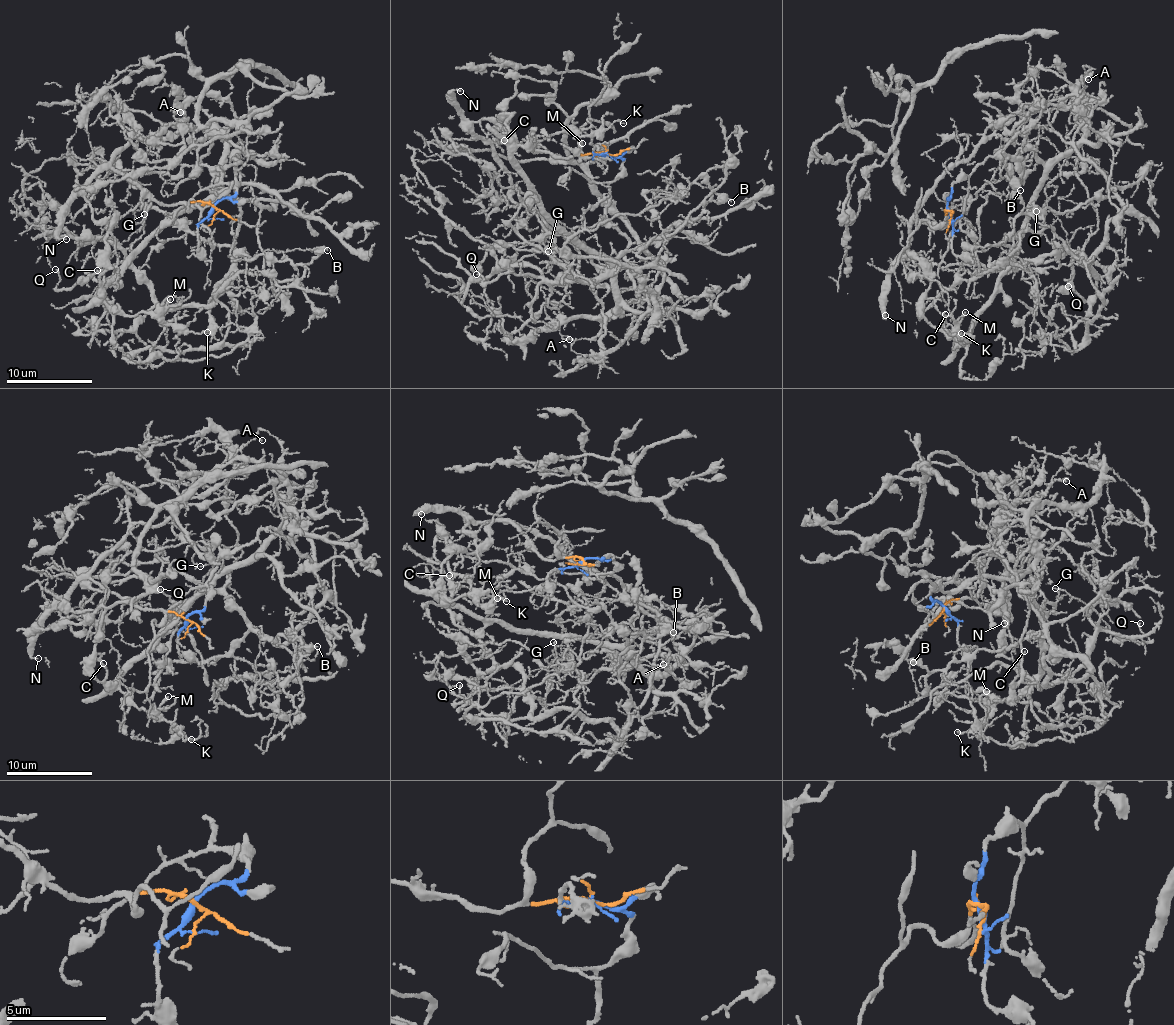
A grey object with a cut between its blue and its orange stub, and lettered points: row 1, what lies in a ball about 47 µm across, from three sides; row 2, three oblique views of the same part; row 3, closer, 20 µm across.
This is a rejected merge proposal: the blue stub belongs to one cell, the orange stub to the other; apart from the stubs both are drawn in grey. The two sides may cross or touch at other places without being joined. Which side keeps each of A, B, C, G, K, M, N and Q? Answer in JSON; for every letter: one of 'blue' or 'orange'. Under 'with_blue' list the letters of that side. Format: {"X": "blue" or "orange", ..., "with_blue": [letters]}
{"A": "orange", "B": "blue", "C": "orange", "G": "blue", "K": "orange", "M": "orange", "N": "orange", "Q": "blue", "with_blue": ["B", "G", "Q"]}

